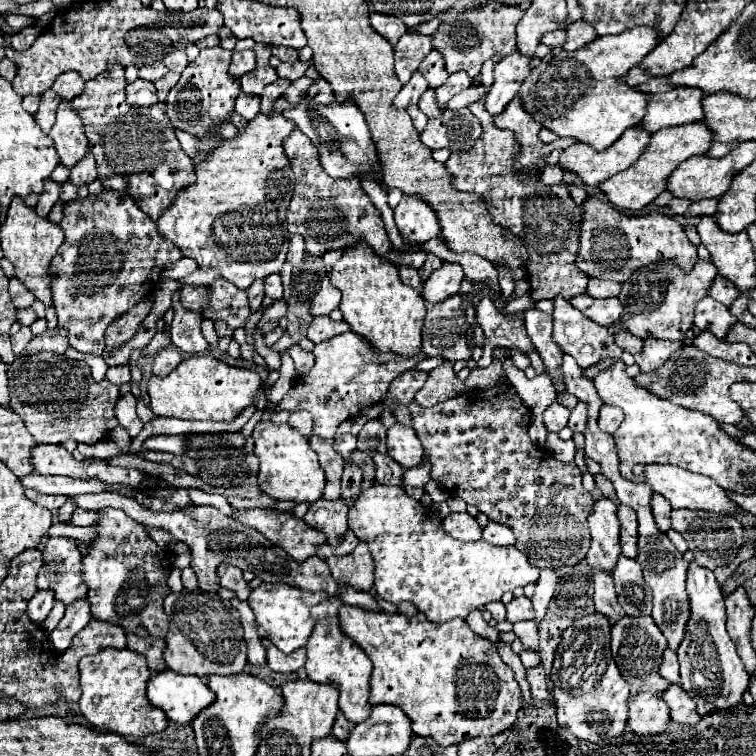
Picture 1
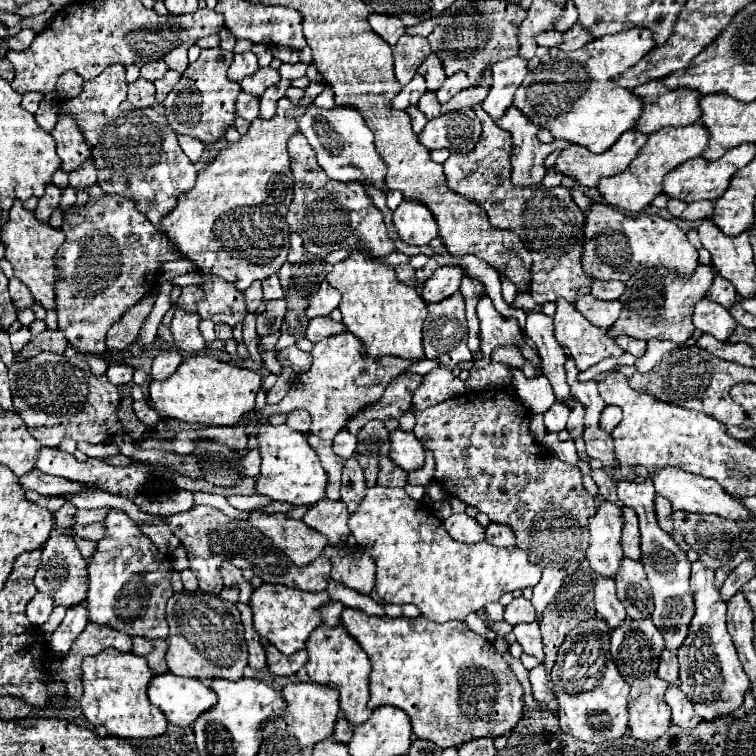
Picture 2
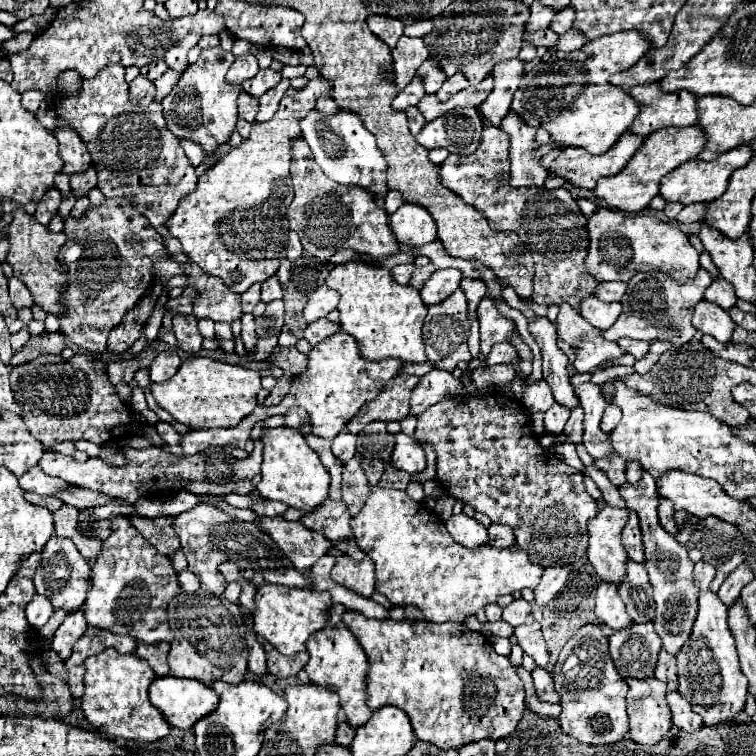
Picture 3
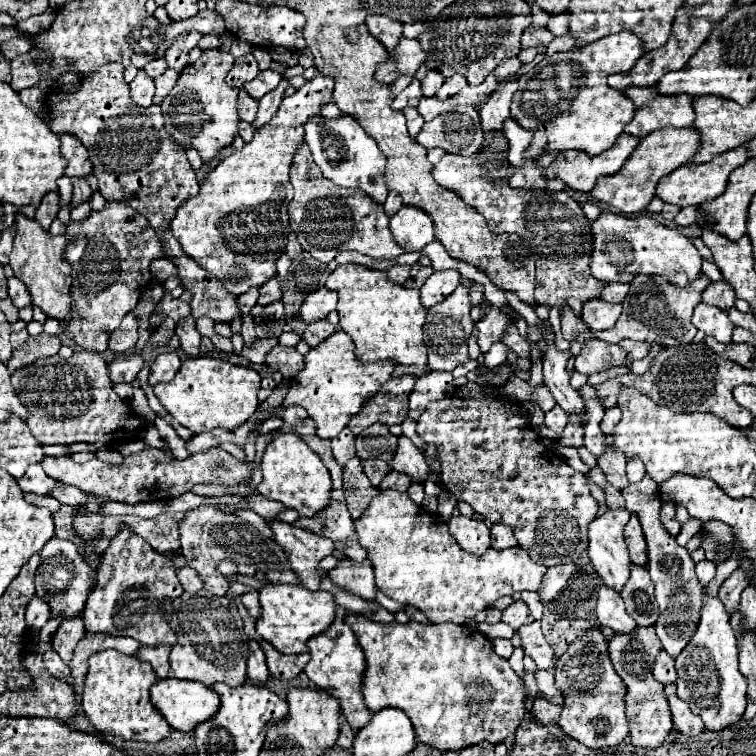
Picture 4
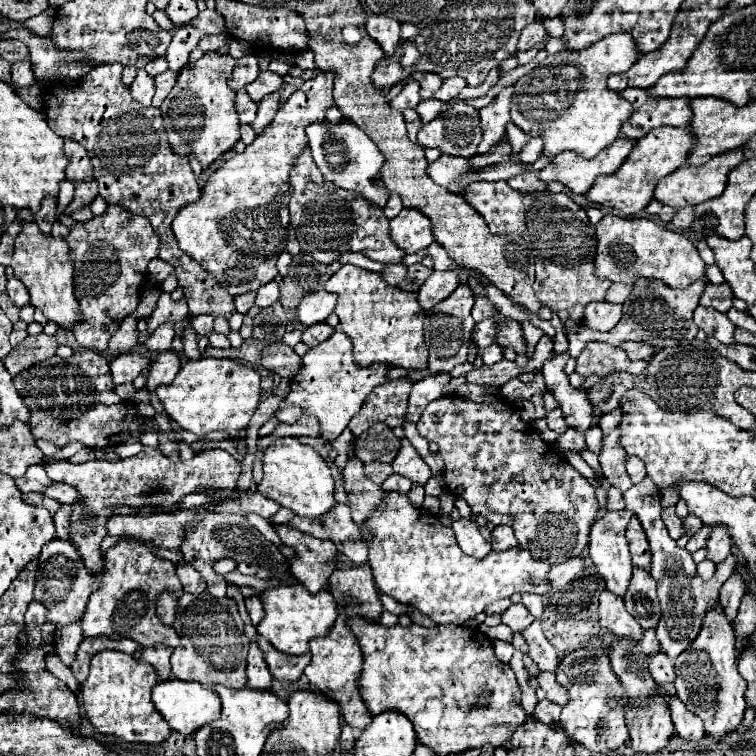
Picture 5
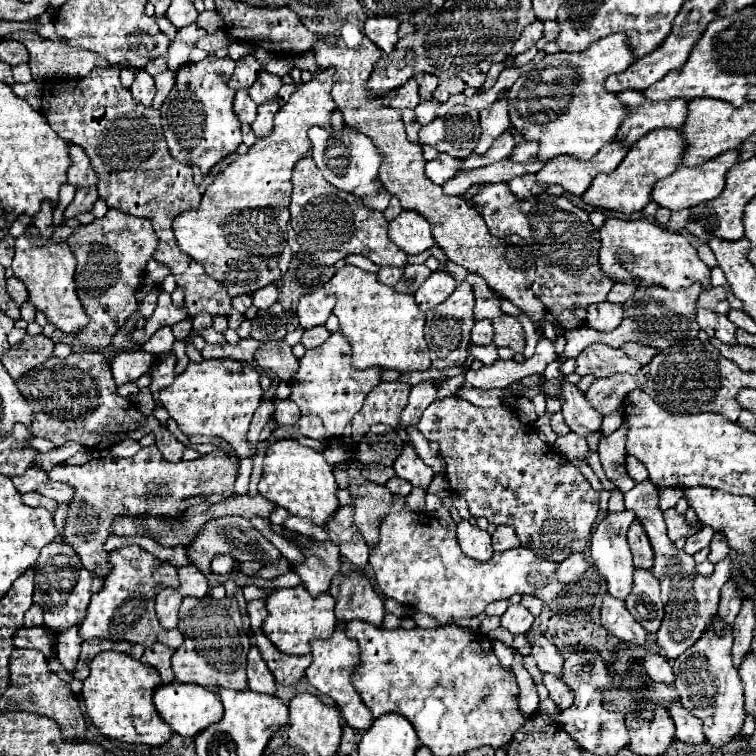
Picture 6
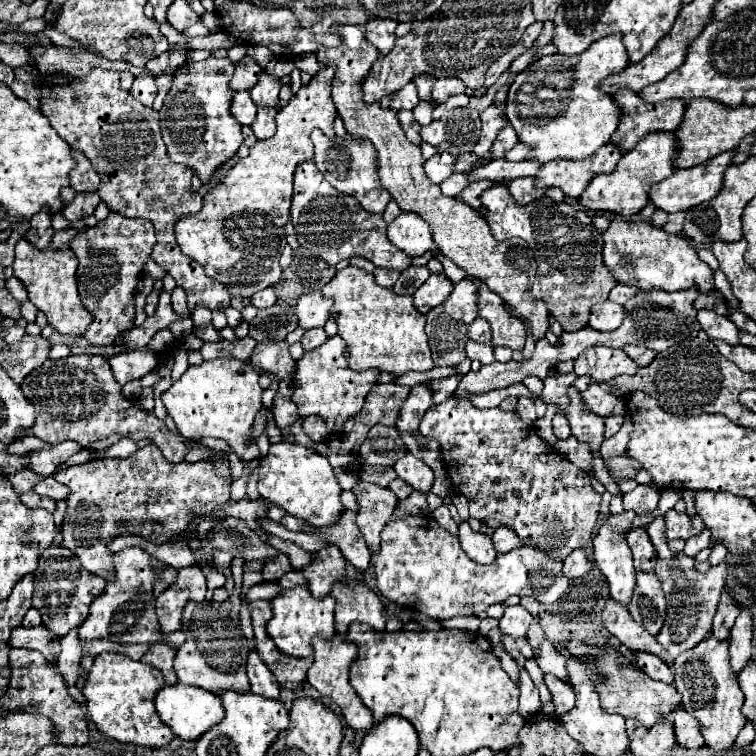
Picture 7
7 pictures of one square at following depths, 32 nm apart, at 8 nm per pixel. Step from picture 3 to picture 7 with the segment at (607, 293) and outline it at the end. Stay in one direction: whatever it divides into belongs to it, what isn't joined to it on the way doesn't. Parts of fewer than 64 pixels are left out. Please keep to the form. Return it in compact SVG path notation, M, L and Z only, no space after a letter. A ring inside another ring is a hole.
M618 284L616 288L612 288L610 292L610 300L616 304L626 304L626 300L630 300L632 296L636 296L638 288L636 286L626 286L626 284Z

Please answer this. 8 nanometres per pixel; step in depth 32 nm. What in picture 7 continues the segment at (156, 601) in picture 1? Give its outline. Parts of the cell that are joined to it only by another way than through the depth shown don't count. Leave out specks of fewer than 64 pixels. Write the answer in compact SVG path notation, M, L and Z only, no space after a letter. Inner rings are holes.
M126 548L114 554L114 564L116 564L116 580L110 582L104 594L92 602L90 616L78 628L80 642L104 638L110 642L124 642L124 644L166 642L166 644L180 646L184 642L182 632L174 632L166 636L160 632L160 624L156 620L156 610L154 610L154 594L152 594L152 584L156 578L174 584L178 572L174 568L164 568L164 572L154 572L150 568L150 554L144 552L142 548Z

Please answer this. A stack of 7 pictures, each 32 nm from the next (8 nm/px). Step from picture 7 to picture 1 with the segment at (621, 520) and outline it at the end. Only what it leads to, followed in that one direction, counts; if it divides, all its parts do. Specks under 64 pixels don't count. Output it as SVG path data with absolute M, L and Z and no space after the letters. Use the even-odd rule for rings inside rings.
M602 498L594 504L594 512L588 516L592 544L586 554L586 560L592 568L612 572L616 568L616 560L622 556L620 552L620 520L618 506L608 498Z

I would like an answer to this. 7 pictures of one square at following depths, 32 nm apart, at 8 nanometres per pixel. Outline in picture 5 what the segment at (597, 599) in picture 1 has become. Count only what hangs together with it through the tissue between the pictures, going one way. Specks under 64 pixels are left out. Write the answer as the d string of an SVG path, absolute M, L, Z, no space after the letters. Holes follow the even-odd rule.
M604 590L600 594L598 614L600 614L600 624L604 628L608 628L614 636L630 638L630 640L642 640L642 634L644 634L642 626L628 614L622 598L614 596L612 592Z

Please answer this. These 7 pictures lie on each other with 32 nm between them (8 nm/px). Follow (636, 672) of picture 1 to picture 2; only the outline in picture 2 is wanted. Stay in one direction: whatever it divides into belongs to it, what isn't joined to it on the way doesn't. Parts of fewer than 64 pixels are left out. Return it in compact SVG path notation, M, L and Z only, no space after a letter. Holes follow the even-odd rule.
M650 618L646 620L626 620L620 628L612 630L610 654L620 672L620 676L630 684L628 694L628 714L630 714L630 734L642 742L656 742L670 728L670 708L664 702L664 692L668 682L656 676L656 664L660 652L664 650L664 638Z

